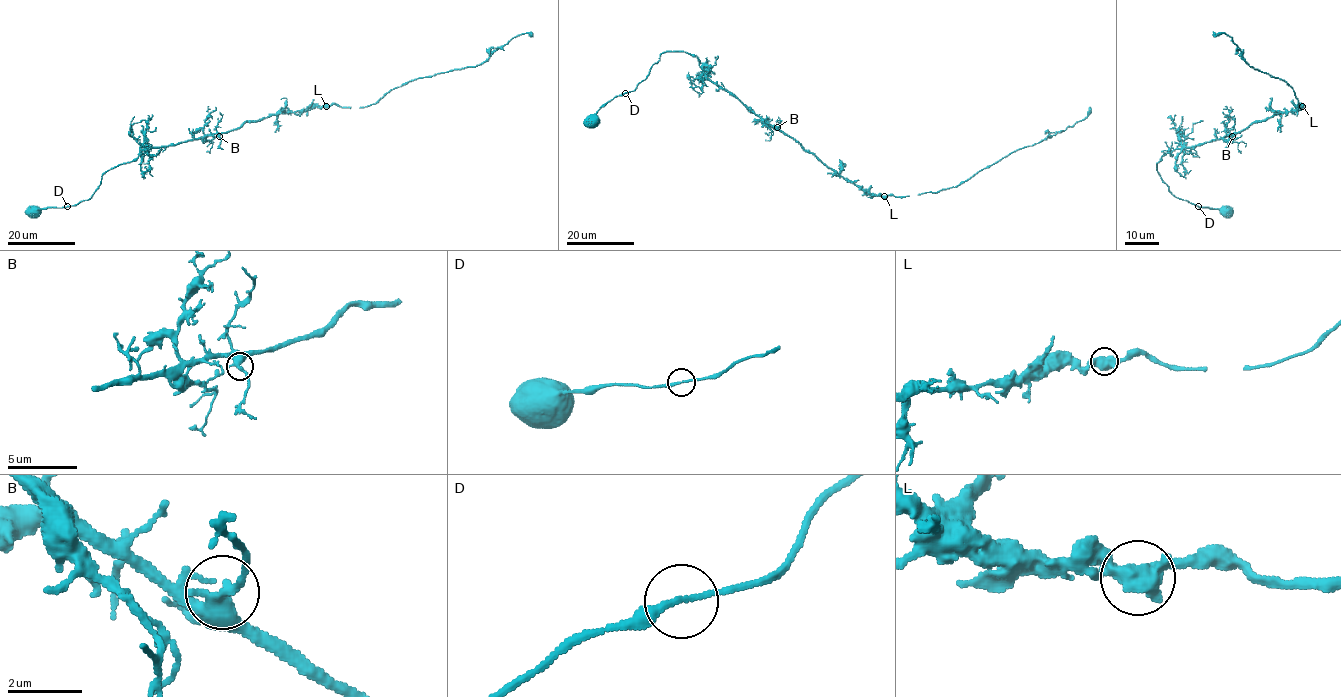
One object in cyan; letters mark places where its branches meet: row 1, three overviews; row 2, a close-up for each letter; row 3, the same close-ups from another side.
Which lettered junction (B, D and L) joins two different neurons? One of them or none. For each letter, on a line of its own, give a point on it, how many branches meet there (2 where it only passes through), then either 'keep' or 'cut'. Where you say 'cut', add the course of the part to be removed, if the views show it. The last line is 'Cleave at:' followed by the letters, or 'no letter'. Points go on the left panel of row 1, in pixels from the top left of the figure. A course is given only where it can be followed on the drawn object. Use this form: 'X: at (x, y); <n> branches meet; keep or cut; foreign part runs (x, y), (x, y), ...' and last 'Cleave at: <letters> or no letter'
B: at (219, 136); 2 branches meet; keep
D: at (67, 206); 2 branches meet; keep
L: at (326, 106); 2 branches meet; keep
Cleave at: no letter

